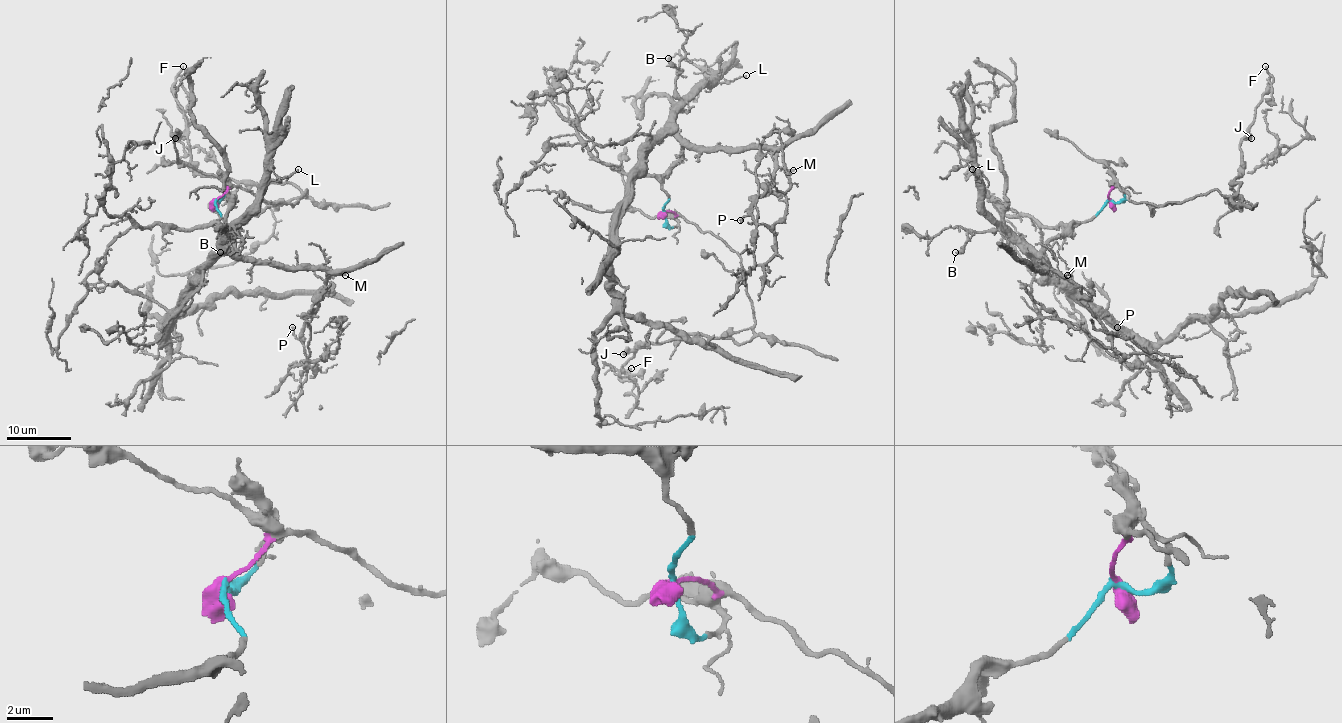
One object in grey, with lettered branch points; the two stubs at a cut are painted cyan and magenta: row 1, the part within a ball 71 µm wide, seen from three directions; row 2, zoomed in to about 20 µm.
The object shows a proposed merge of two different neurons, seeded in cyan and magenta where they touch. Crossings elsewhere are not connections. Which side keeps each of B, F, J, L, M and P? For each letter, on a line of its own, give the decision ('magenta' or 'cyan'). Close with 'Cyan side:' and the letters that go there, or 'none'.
B: cyan
F: magenta
J: magenta
L: cyan
M: cyan
P: cyan
Cyan side: B, L, M, P

